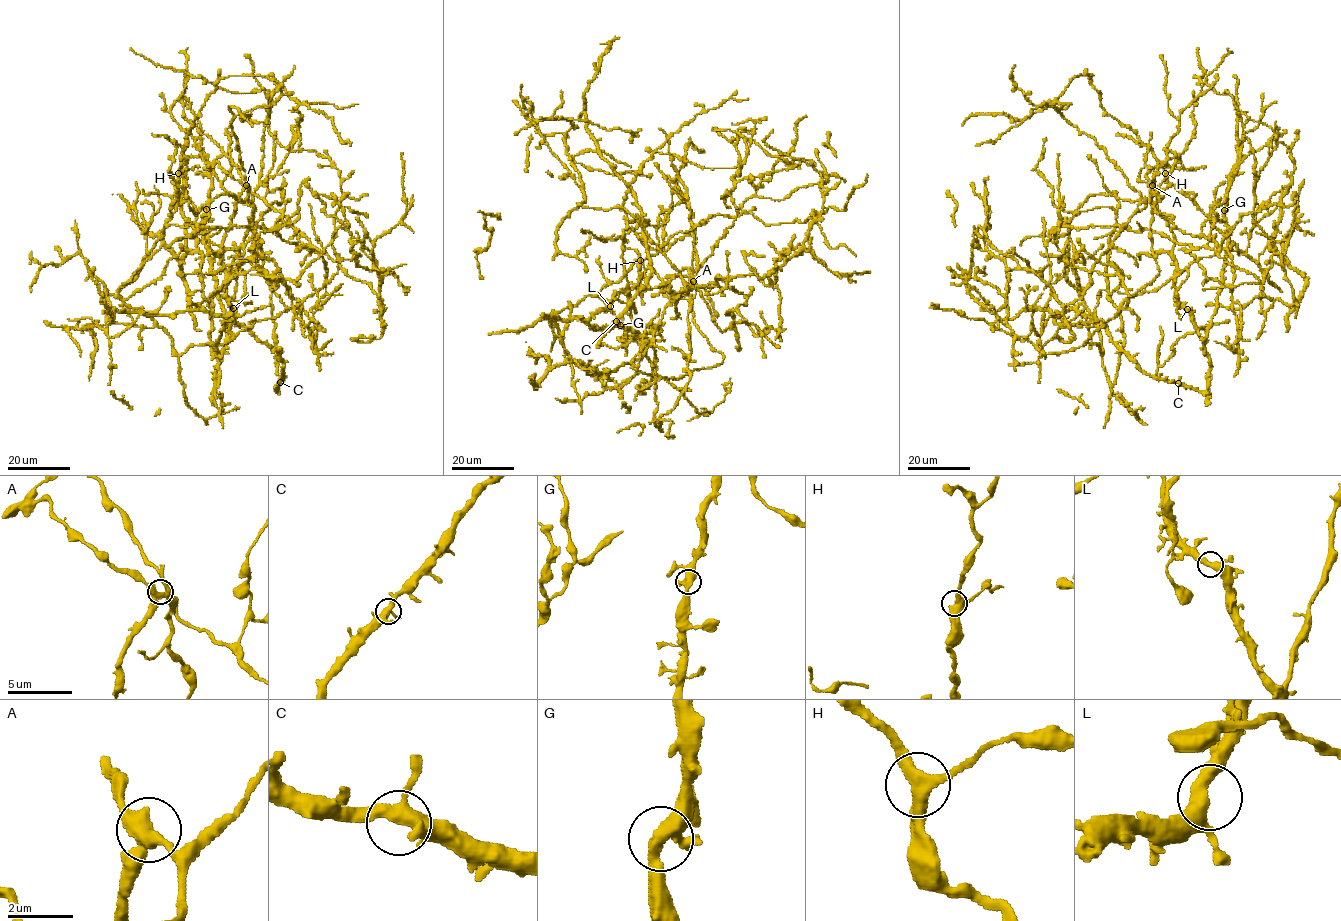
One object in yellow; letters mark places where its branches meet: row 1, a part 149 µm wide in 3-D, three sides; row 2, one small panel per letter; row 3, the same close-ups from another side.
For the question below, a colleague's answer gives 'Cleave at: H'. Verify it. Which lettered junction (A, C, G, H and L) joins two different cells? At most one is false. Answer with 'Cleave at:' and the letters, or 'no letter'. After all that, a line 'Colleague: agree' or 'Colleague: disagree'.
Cleave at: no letter
Colleague: disagree

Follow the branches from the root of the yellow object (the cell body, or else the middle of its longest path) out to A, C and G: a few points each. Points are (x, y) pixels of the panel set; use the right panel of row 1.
A: (1188, 311), (1176, 295), (1176, 267), (1172, 253), (1174, 237), (1167, 220), (1153, 209), (1149, 193), (1152, 185)
C: (1188, 311), (1175, 278), (1120, 306), (1111, 392), (1138, 418), (1083, 343), (1105, 327), (1178, 383)
G: (1188, 311), (1197, 334), (1204, 339), (1221, 288), (1228, 243), (1224, 210)

